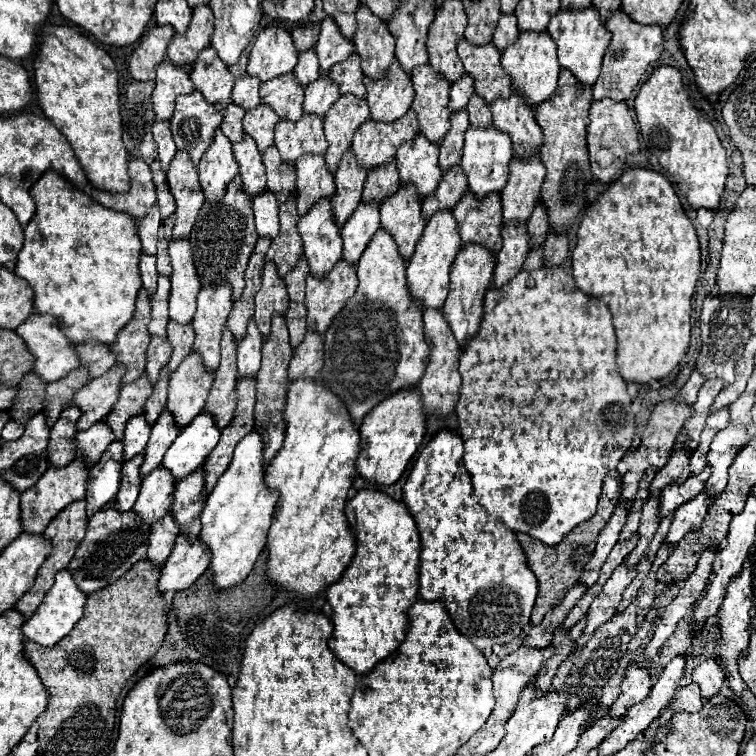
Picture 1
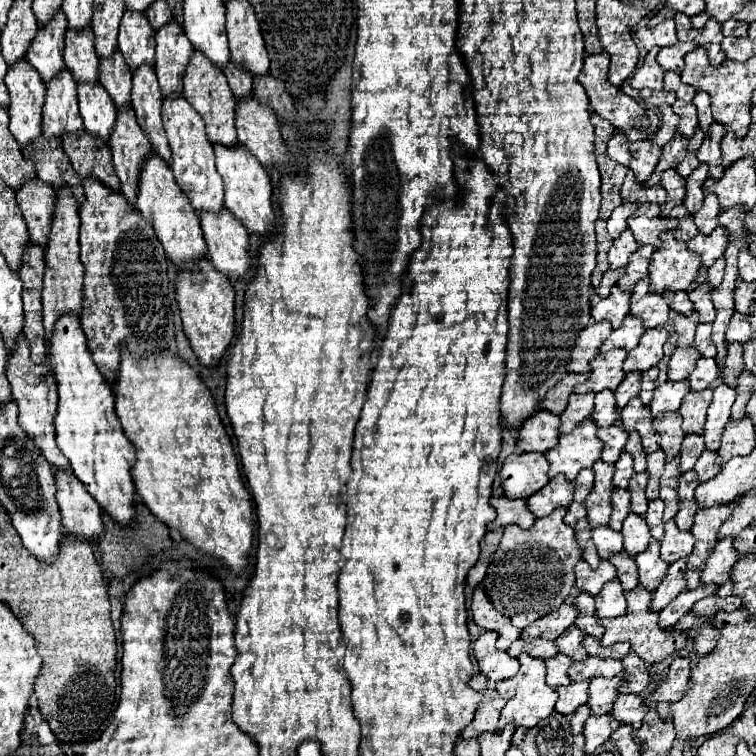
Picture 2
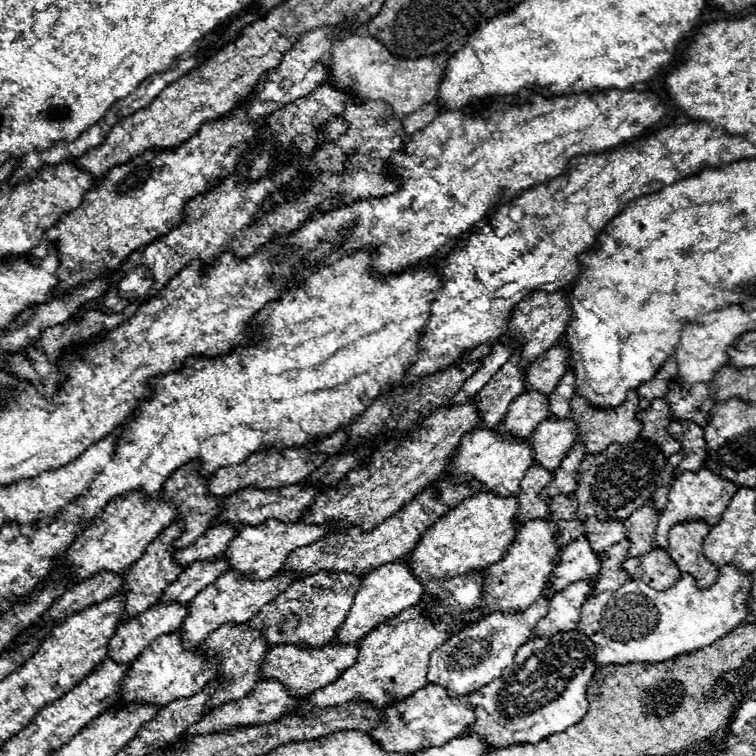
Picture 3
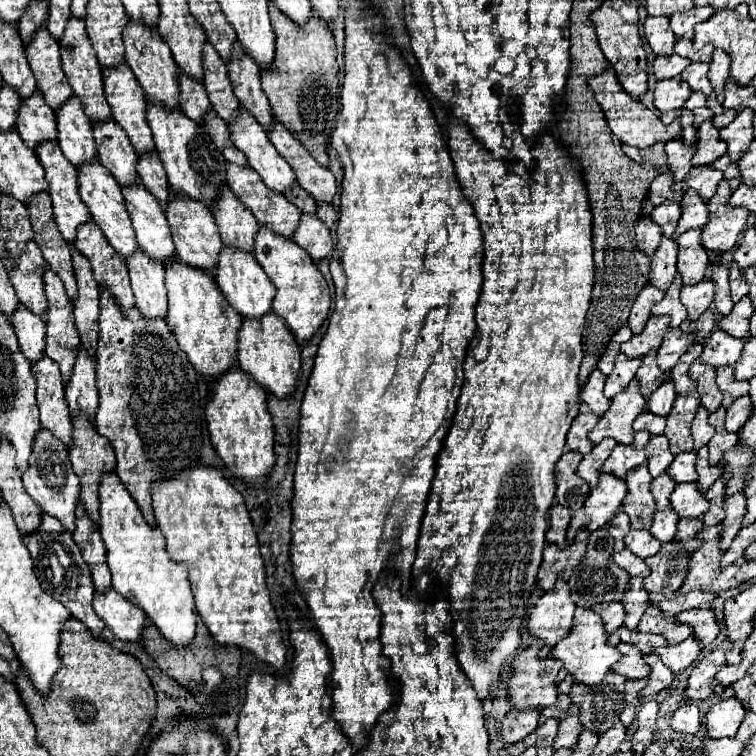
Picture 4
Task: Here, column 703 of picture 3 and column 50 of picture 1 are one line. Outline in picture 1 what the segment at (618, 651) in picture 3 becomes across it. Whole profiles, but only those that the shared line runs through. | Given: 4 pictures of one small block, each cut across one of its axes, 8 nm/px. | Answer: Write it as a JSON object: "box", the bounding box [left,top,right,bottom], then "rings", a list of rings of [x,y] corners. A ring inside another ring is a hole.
{"box":[22,570,86,648],"rings":[[[60,570],[54,578],[54,586],[46,592],[46,596],[44,596],[42,604],[38,606],[38,610],[34,612],[34,616],[22,624],[24,638],[38,642],[44,648],[52,648],[54,644],[58,644],[58,640],[68,636],[68,632],[74,628],[74,624],[82,618],[84,604],[86,604],[86,594],[82,594],[78,590],[78,586],[72,580],[72,574],[68,570]]]}

